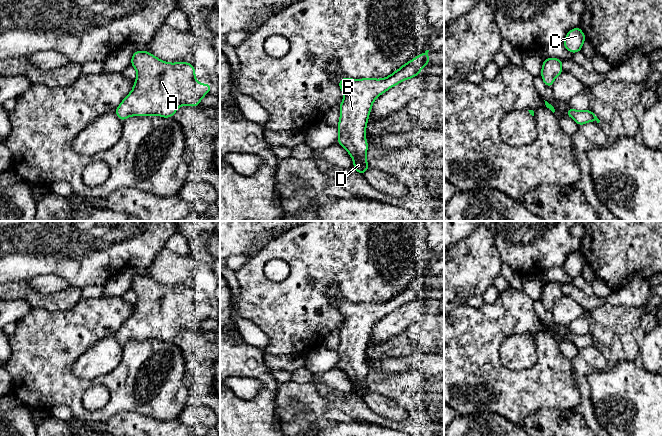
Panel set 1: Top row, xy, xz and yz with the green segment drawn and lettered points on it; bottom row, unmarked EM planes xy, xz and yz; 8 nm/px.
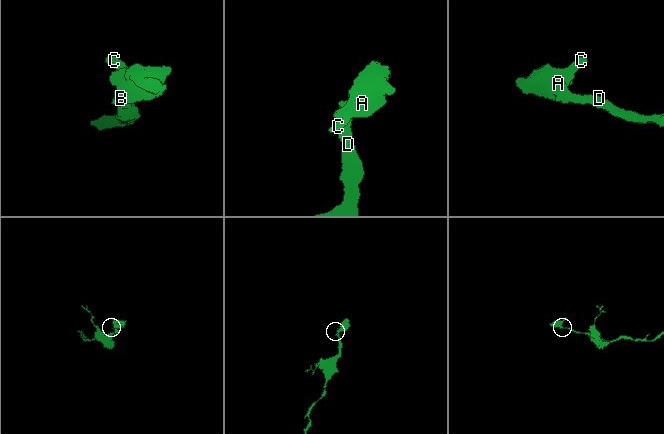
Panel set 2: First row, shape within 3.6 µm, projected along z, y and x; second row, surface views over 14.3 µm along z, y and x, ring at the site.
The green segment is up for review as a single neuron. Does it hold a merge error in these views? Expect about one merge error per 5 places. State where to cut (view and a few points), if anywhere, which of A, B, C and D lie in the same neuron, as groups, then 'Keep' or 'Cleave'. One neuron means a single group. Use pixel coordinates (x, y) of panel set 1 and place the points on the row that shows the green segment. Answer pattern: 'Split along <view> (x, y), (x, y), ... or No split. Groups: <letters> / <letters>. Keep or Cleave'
No split. Groups: A B C D. Keep

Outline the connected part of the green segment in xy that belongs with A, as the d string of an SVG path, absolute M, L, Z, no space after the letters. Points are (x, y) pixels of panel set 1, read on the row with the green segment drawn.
M135 51L131 65L137 71L137 79L132 91L122 100L115 110L121 121L130 116L172 117L181 105L196 107L201 99L212 89L210 84L200 84L195 77L195 67L186 61L168 63L148 51Z

